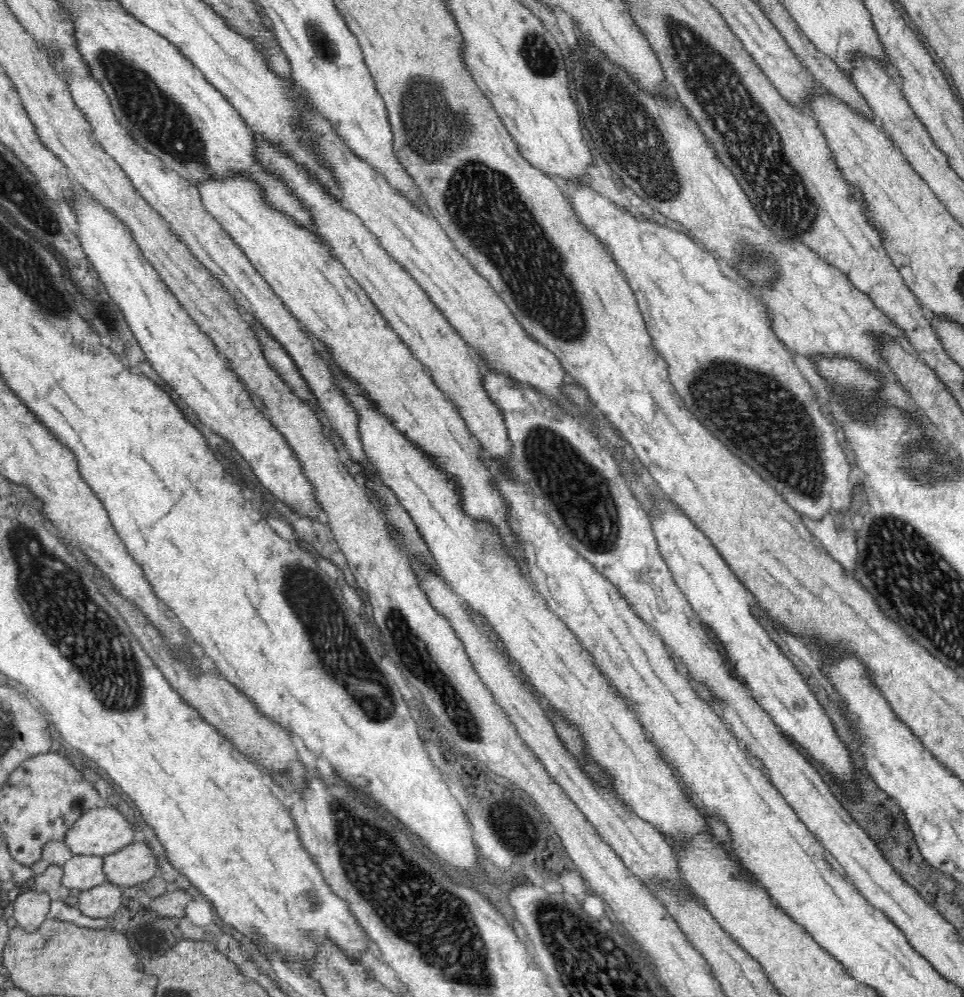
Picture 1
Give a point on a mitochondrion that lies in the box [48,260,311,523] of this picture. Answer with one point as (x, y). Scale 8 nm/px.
(109, 314)

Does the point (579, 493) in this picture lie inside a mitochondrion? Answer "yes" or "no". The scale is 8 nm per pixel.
yes

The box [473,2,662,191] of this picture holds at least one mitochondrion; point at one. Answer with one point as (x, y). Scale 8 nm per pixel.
(539, 56)

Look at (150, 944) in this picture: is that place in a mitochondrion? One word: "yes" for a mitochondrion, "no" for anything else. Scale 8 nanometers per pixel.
no

